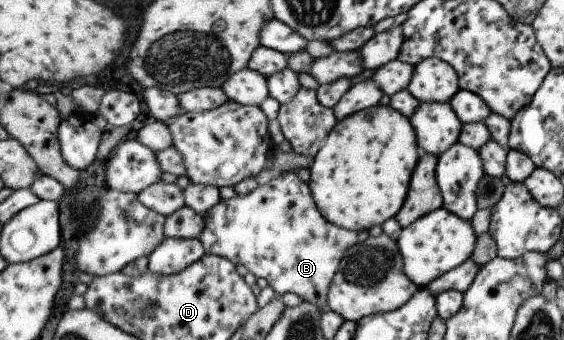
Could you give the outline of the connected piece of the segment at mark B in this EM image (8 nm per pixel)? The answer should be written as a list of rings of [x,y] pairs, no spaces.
[[[294,171],[281,173],[266,185],[257,185],[245,196],[225,193],[203,217],[204,227],[199,240],[204,253],[225,257],[234,265],[246,267],[256,278],[266,279],[275,297],[296,293],[302,302],[316,304],[320,309],[326,309],[327,291],[340,258],[351,245],[368,236],[367,230],[347,230],[326,221],[316,209],[309,185],[300,181]]]

